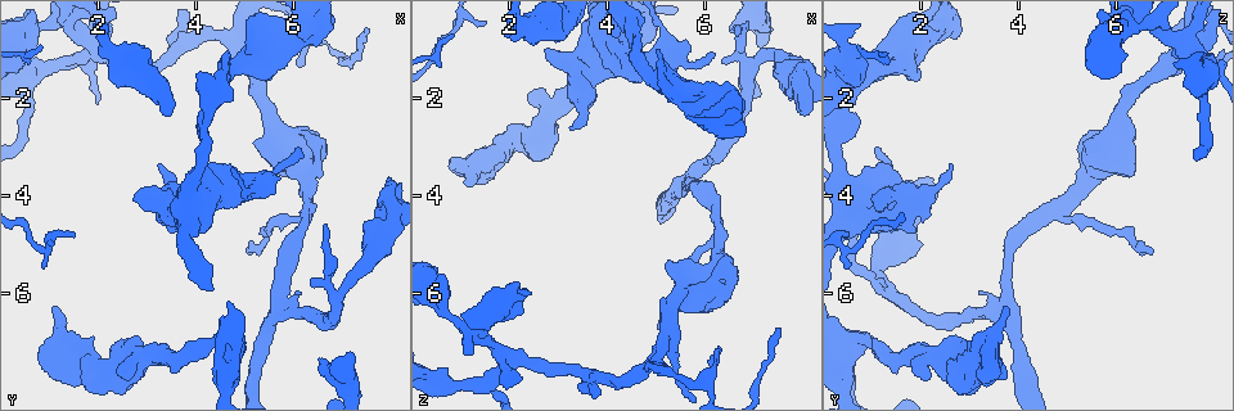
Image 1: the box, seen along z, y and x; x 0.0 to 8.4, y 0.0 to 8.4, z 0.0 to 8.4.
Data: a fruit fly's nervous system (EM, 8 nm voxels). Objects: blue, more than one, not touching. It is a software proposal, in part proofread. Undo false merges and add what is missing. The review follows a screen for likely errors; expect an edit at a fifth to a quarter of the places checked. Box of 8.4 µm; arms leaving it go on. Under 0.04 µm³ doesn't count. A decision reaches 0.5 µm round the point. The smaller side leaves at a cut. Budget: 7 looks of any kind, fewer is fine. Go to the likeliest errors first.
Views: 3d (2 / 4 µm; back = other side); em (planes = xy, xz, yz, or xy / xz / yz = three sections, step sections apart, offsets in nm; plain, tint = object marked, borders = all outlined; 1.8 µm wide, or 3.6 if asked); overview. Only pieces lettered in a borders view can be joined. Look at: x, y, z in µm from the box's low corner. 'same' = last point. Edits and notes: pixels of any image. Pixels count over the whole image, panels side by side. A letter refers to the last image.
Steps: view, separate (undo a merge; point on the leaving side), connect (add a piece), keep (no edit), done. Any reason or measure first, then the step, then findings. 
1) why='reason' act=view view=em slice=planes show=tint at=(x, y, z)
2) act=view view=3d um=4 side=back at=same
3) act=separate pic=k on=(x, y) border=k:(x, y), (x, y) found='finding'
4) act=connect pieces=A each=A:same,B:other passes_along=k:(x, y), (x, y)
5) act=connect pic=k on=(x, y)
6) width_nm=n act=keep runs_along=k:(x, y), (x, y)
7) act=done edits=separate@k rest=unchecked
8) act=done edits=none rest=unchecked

act=view view=em slice=planes show=borders at=(1.80, 0.90, 7.25)

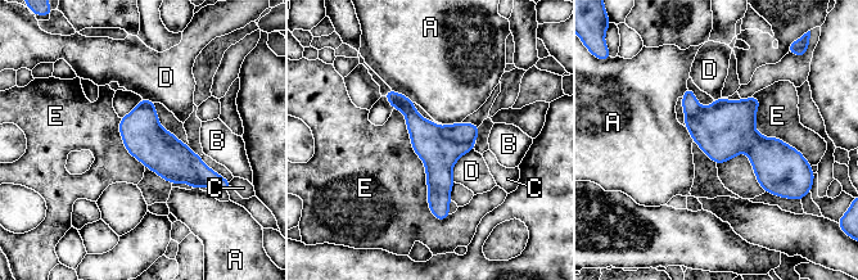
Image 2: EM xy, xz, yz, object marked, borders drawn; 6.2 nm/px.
longest_contact=E:800nm act=separate pic=2 on=(459, 132) each=A:other,B:other,C:other,D:other,E:other border=2:(439, 127), (448, 139), (470, 143) found='two cells meet here'

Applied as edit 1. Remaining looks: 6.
why='abrupt turn' act=view view=em um=3.6 slice=yz step=16 show=borders at=(3.70, 4.40, 0.90)

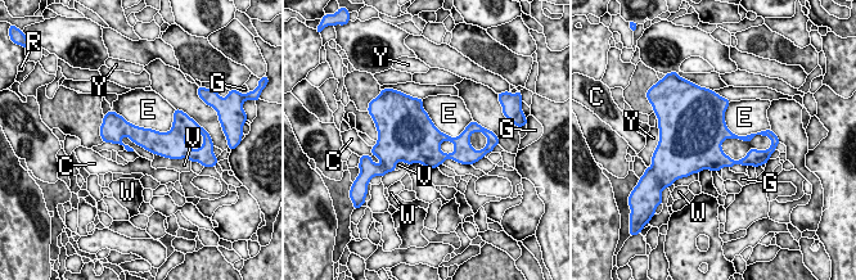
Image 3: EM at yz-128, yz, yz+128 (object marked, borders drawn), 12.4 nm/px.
act=keep each=C:other,E:other,G:other,R:other,V:other,W:other,Y:other found='all the same cell'

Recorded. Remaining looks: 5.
why='see it whole again' act=view view=overview

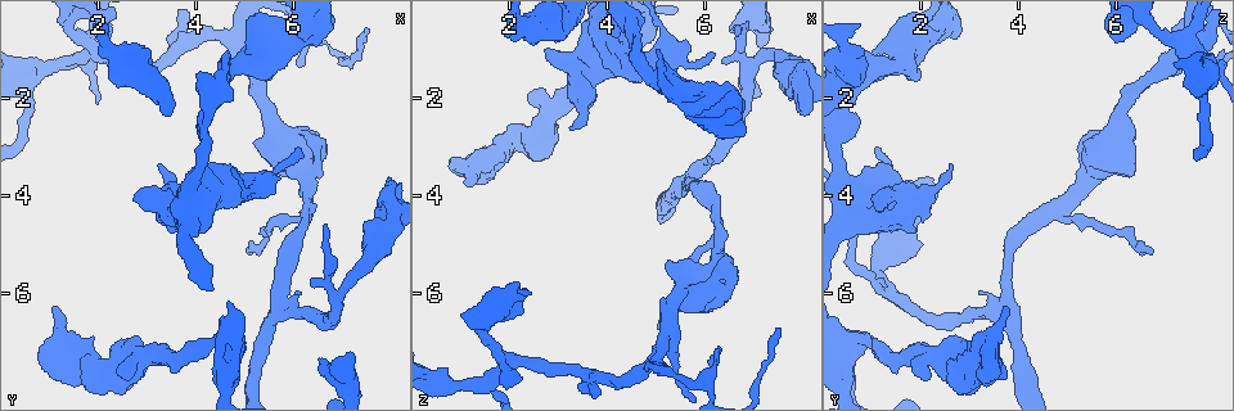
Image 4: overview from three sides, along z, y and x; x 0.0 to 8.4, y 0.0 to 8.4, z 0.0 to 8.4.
why='abrupt turn' act=view view=3d um=4 at=(5.30, 3.85, 1.15)

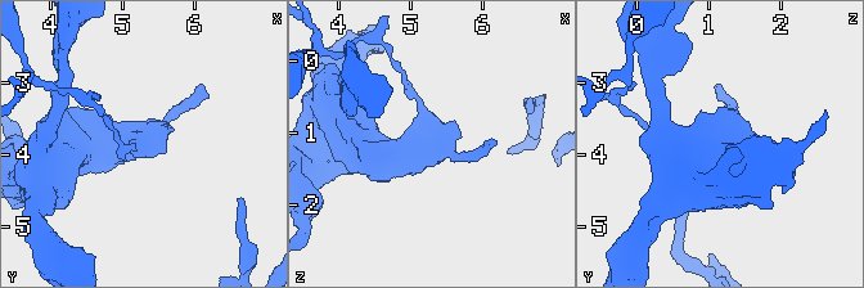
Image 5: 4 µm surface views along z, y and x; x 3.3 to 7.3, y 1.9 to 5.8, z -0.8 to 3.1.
act=view view=em slice=xz step=16 show=borders at=(5.35, 3.85, 1.10)

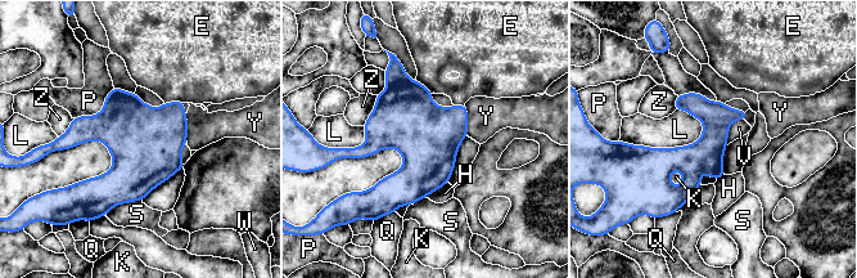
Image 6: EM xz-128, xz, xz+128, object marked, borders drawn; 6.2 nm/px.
width_nm=220 act=separate pic=6 on=(395, 74) each=E:other,H:other,K:other,L:other,P:other,Q:other,S:other,V:other,W:other,Y:other,Z:other border=6:(409, 79), (388, 86) found='a second cell is stuck on'

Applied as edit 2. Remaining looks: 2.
act=done edits=separate@2,separate@6 rest=unchecked

